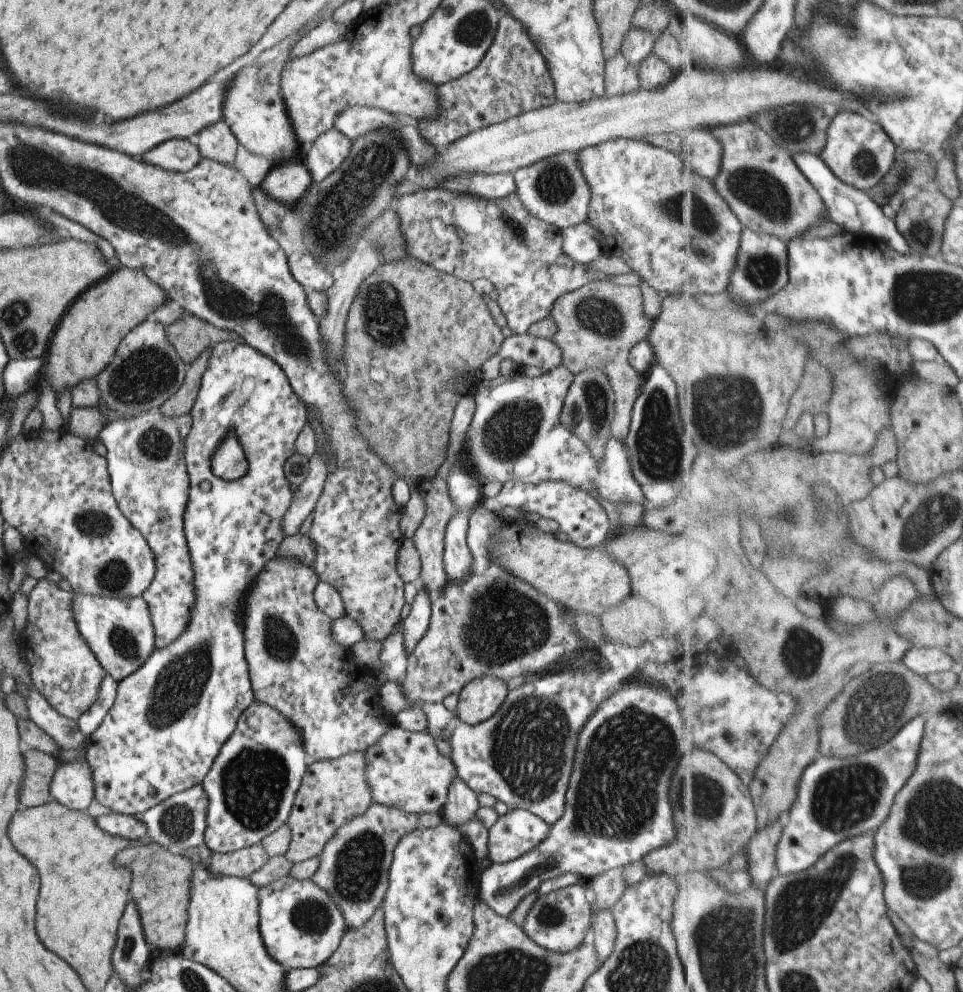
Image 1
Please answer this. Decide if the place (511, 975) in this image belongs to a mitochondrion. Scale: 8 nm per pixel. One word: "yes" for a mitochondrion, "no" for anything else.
yes

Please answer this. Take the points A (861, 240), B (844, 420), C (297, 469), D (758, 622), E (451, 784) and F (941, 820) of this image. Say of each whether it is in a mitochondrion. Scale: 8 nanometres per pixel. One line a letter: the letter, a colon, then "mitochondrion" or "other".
A: other
B: other
C: other
D: other
E: other
F: mitochondrion

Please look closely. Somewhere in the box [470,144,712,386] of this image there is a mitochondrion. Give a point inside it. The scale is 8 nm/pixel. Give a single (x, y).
(598, 313)

